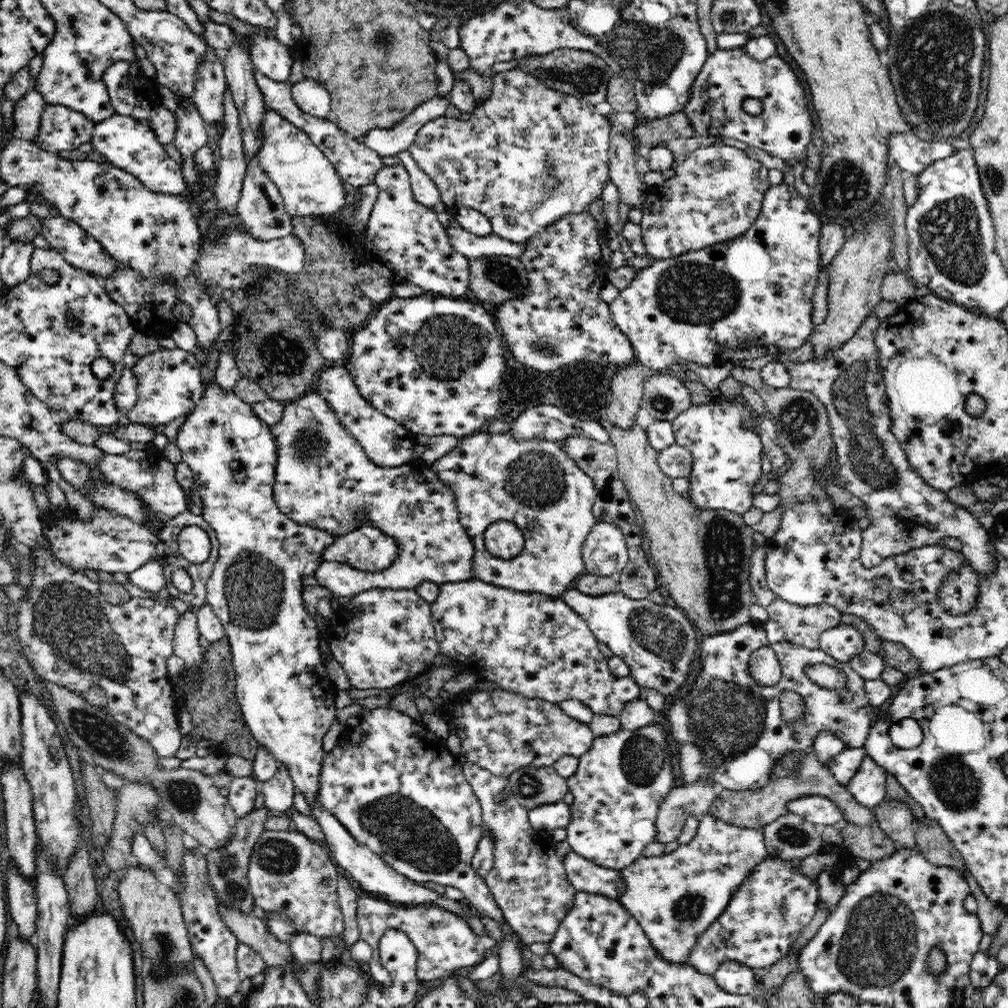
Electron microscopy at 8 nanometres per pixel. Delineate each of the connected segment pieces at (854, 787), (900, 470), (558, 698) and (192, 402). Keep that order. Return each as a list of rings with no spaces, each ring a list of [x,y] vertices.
[[[866,755],[856,775],[849,781],[850,794],[865,807],[874,809],[885,800],[887,773]]]
[[[870,313],[855,335],[824,360],[786,362],[790,373],[789,387],[816,395],[827,408],[838,462],[832,473],[837,484],[857,497],[867,510],[870,525],[861,532],[859,559],[867,569],[873,569],[891,556],[936,545],[938,539],[952,536],[961,540],[964,558],[986,579],[995,574],[995,556],[998,555],[989,531],[980,525],[977,516],[955,506],[945,492],[929,487],[912,470],[904,449],[890,431],[889,402],[884,377],[878,372],[874,343],[880,322],[876,313]]]
[[[472,578],[462,582],[446,582],[441,584],[440,594],[438,594],[438,598],[436,598],[434,602],[430,603],[430,606],[432,624],[435,630],[436,640],[438,641],[439,652],[452,659],[462,672],[474,673],[477,679],[476,682],[483,682],[485,680],[496,682],[496,688],[520,693],[530,700],[544,700],[550,704],[560,704],[570,699],[578,700],[588,705],[593,713],[598,716],[617,716],[629,703],[640,699],[641,695],[644,695],[642,688],[631,676],[616,677],[611,675],[610,668],[608,668],[608,658],[604,657],[600,649],[598,649],[598,640],[596,640],[593,632],[589,629],[586,620],[578,615],[577,612],[574,612],[561,597],[554,598],[541,595],[538,591],[528,591],[527,593],[524,591],[513,591]]]
[[[177,346],[161,348],[147,356],[140,357],[137,364],[132,366],[136,375],[138,398],[127,416],[132,423],[141,425],[168,424],[178,416],[190,412],[203,395],[203,381],[200,378],[200,366],[194,361],[193,352],[186,352]]]

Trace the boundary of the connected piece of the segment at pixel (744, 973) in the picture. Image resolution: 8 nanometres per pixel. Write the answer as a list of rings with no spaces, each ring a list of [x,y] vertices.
[[[736,961],[722,963],[713,977],[721,990],[733,995],[748,995],[760,982],[757,970]]]

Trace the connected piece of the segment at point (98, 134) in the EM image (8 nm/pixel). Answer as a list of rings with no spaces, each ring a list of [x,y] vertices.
[[[115,112],[106,120],[94,124],[90,142],[95,150],[106,157],[108,163],[134,175],[148,190],[166,195],[190,193],[181,164],[168,157],[163,144],[155,139],[155,133],[146,120]]]

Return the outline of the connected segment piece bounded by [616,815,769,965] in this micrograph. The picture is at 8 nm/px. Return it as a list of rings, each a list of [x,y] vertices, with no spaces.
[[[712,815],[699,820],[696,837],[688,844],[681,844],[674,852],[661,856],[638,857],[619,873],[626,885],[625,893],[617,899],[639,922],[655,951],[664,960],[674,964],[687,964],[688,956],[699,936],[719,919],[728,906],[736,889],[761,861],[768,858],[762,829],[739,827]]]

